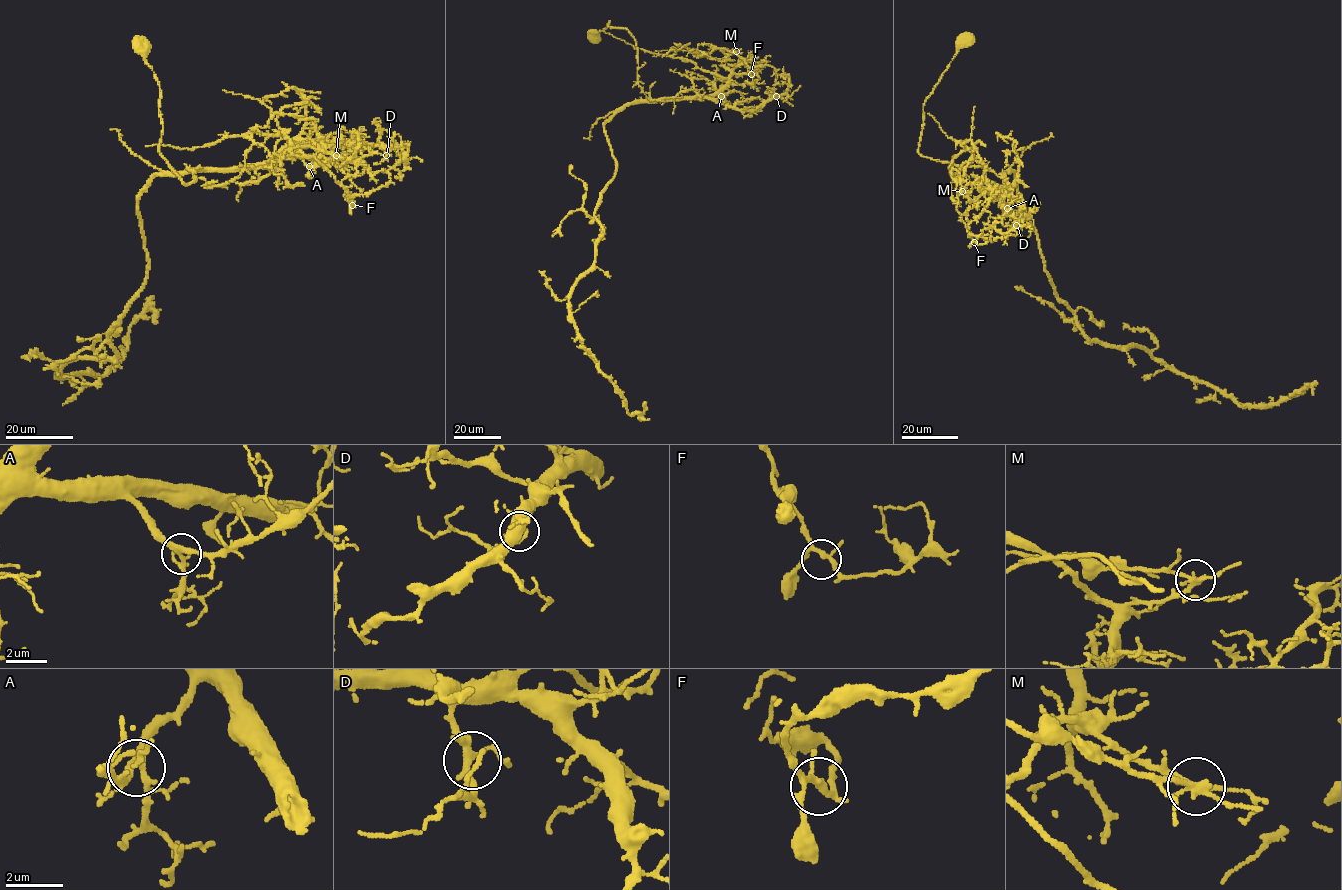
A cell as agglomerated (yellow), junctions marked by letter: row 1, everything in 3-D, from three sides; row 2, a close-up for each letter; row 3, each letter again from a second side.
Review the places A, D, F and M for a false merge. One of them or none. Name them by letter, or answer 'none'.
M

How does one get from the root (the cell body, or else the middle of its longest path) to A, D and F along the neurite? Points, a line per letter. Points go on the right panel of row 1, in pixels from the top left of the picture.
A: (968, 40), (959, 45), (925, 101), (918, 152), (993, 171), (1004, 178), (1012, 199), (1007, 208)
D: (968, 40), (959, 45), (925, 101), (918, 152), (1003, 177), (1007, 196), (1010, 193), (1029, 218), (1016, 225)
F: (968, 40), (925, 101), (918, 150), (993, 171), (1006, 193), (1012, 184), (983, 190), (961, 215), (974, 242)

